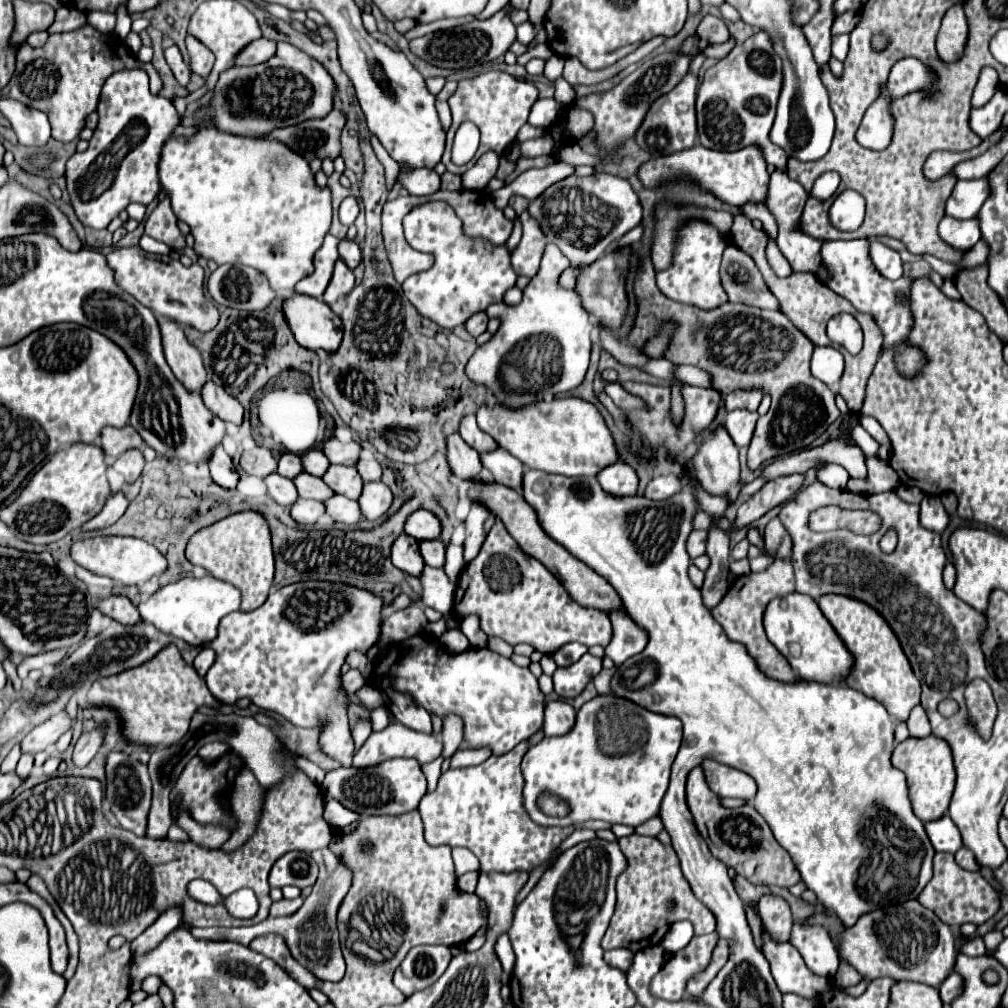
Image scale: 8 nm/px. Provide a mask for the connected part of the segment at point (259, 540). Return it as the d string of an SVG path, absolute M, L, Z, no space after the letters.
M259 510L235 512L219 520L219 524L211 524L211 528L201 528L195 532L187 544L187 560L207 568L215 578L237 586L243 596L241 610L255 610L267 600L275 576L275 556L269 524Z

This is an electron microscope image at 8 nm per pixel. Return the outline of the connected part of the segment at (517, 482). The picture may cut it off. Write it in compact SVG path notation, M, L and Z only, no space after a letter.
M497 448L495 452L483 454L481 462L483 462L483 468L491 474L491 478L495 482L521 492L525 468L523 468L523 464L519 464L519 460L515 460L511 454L507 454L507 450Z

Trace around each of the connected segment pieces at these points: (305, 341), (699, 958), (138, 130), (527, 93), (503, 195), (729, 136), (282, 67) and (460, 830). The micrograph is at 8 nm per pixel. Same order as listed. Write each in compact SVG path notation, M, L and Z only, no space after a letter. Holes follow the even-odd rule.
M295 294L283 302L285 318L297 342L309 350L337 352L343 340L343 322L321 300Z
M717 934L693 936L685 948L671 954L671 958L651 980L651 994L663 1000L681 1000L685 996L689 976L703 972L703 968L707 968L711 962L711 952L717 938Z
M139 68L119 70L107 78L97 114L99 124L93 130L89 148L67 160L65 180L71 206L81 224L103 230L131 202L149 204L159 194L157 160L163 142L179 126L179 114L169 98L149 92L149 78Z
M485 72L485 74L479 74L477 78L461 80L459 88L449 98L453 124L451 124L449 132L447 132L445 154L443 154L443 160L441 160L445 164L445 168L449 172L453 172L453 174L463 174L485 152L495 152L499 156L509 152L511 144L517 142L517 132L527 122L531 106L537 102L537 96L539 96L539 92L537 92L533 82L523 80L523 78L515 78L515 76L507 74L507 72ZM465 120L473 122L481 130L481 144L479 144L479 150L477 150L477 154L475 154L475 158L471 162L467 162L465 166L451 166L451 140L455 136L455 128L459 128L459 124L465 122Z
M553 162L553 164L545 166L545 168L535 168L535 170L523 172L511 184L503 186L501 190L495 190L491 196L495 200L495 206L503 210L513 194L519 194L519 196L525 196L525 198L533 200L549 184L555 184L557 180L563 180L563 178L567 178L571 174L573 174L573 166L569 166L565 162Z
M757 32L751 38L747 38L743 44L735 44L733 50L725 58L721 58L715 66L711 66L705 72L703 82L699 84L699 90L697 90L699 142L705 148L723 150L723 152L733 152L749 144L759 144L765 152L767 164L772 164L775 168L785 168L788 160L787 154L769 140L771 124L775 120L775 106L777 106L779 90L781 90L781 58L773 52L767 32Z
M277 42L277 52L271 60L251 68L233 66L221 72L209 104L199 108L195 118L199 128L219 128L239 136L265 136L275 128L327 116L333 108L333 88L333 78L317 60L289 42Z
M523 740L511 752L491 756L479 766L443 772L437 790L425 794L419 804L427 842L431 846L447 844L451 848L469 848L481 862L479 872L533 872L539 866L553 864L559 858L561 842L573 828L545 828L527 816L521 796L521 760L527 750L529 740Z

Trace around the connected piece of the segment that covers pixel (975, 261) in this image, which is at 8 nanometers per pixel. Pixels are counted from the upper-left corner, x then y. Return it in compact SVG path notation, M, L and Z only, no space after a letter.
M979 240L979 242L967 252L967 256L965 256L965 260L963 260L963 266L965 266L965 268L973 268L973 266L983 264L983 260L987 258L987 254L989 254L987 244L983 244L983 240Z

